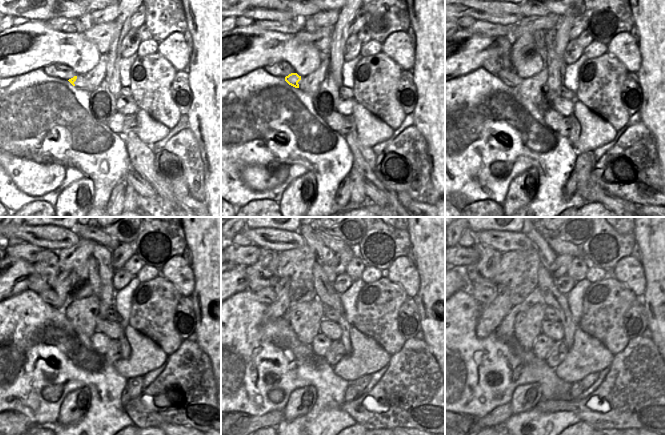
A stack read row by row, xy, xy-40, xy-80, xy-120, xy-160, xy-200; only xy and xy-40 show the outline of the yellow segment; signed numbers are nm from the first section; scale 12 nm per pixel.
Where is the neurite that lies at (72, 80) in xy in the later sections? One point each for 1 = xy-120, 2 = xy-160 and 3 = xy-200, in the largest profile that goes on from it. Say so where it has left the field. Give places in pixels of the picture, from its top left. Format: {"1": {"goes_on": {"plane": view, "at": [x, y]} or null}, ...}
{"1": {"goes_on": {"plane": "xy-120", "at": [49, 296]}}, "2": {"goes_on": {"plane": "xy-160", "at": [267, 295]}}, "3": {"goes_on": {"plane": "xy-200", "at": [484, 293]}}}

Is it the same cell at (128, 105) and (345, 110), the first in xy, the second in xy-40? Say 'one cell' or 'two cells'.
one cell

